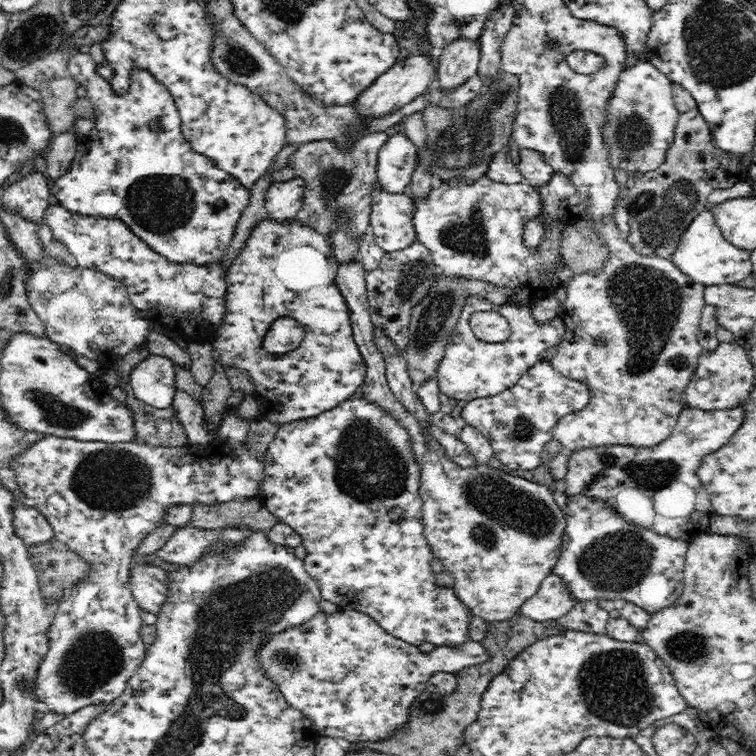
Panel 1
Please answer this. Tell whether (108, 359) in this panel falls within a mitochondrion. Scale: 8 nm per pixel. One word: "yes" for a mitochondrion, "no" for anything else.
no

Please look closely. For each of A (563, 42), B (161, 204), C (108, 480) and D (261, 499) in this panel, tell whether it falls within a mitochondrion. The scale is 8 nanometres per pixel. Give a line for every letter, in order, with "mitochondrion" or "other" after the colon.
A: other
B: mitochondrion
C: mitochondrion
D: other

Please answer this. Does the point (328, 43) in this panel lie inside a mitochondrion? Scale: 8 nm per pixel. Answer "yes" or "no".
no

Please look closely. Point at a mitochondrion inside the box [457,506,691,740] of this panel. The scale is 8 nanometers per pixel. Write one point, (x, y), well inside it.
(613, 684)

